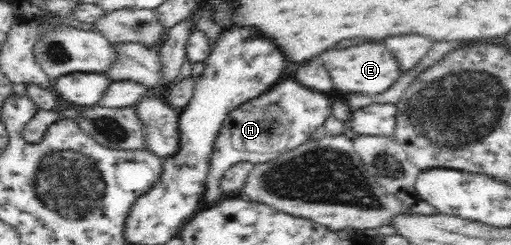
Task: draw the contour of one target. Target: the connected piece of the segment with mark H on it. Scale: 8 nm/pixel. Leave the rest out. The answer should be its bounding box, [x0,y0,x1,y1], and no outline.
[202,80,332,208]

